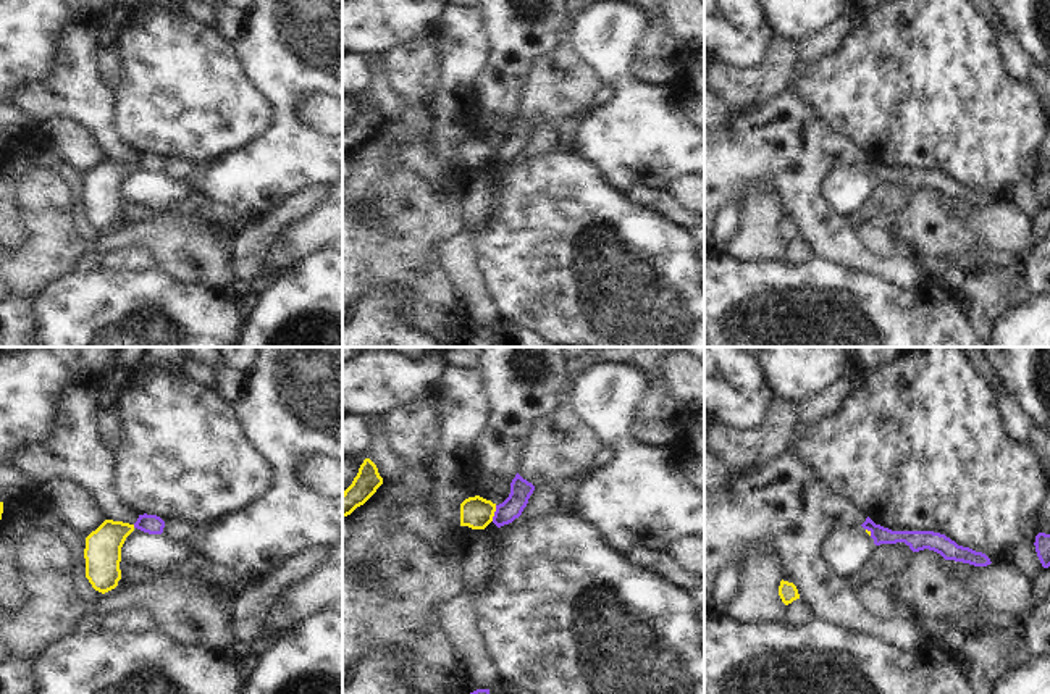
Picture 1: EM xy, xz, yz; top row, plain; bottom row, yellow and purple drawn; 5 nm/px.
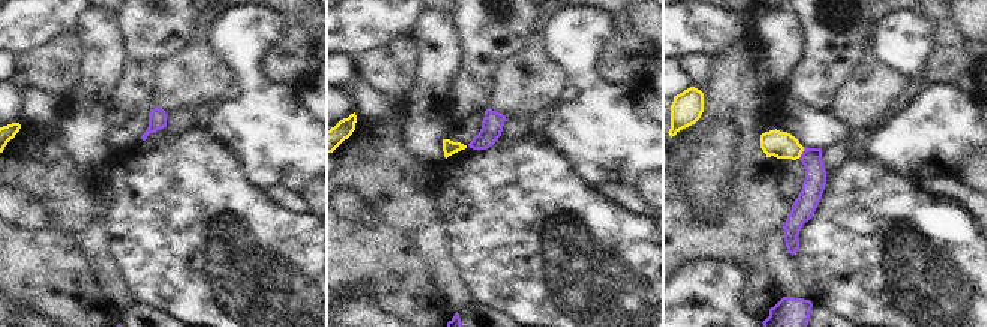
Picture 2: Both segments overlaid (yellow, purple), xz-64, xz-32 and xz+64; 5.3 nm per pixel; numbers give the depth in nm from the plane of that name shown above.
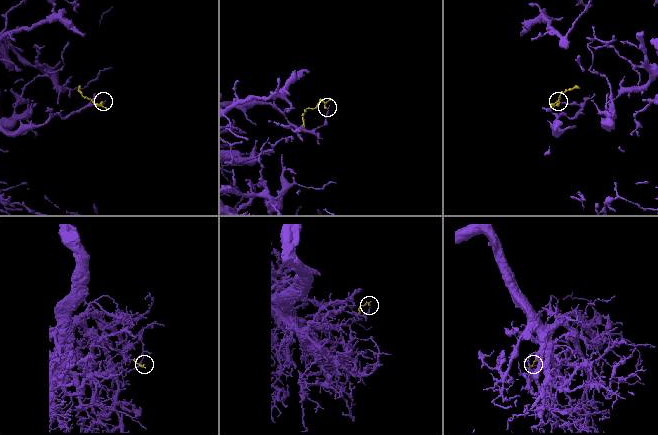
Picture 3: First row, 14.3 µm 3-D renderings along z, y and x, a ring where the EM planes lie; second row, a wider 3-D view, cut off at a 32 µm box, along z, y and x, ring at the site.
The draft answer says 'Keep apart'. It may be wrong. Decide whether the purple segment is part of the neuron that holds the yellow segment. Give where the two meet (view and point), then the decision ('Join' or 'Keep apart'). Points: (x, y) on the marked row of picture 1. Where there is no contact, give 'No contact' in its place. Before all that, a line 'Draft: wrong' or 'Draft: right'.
Draft: right
Touches yellow at xz (493, 514). Keep apart

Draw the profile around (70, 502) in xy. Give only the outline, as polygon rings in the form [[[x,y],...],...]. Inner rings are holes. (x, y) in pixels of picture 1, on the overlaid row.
[[[52,479],[40,484],[40,492],[45,495],[48,508],[84,537],[105,521],[105,513],[92,495],[71,481]]]

